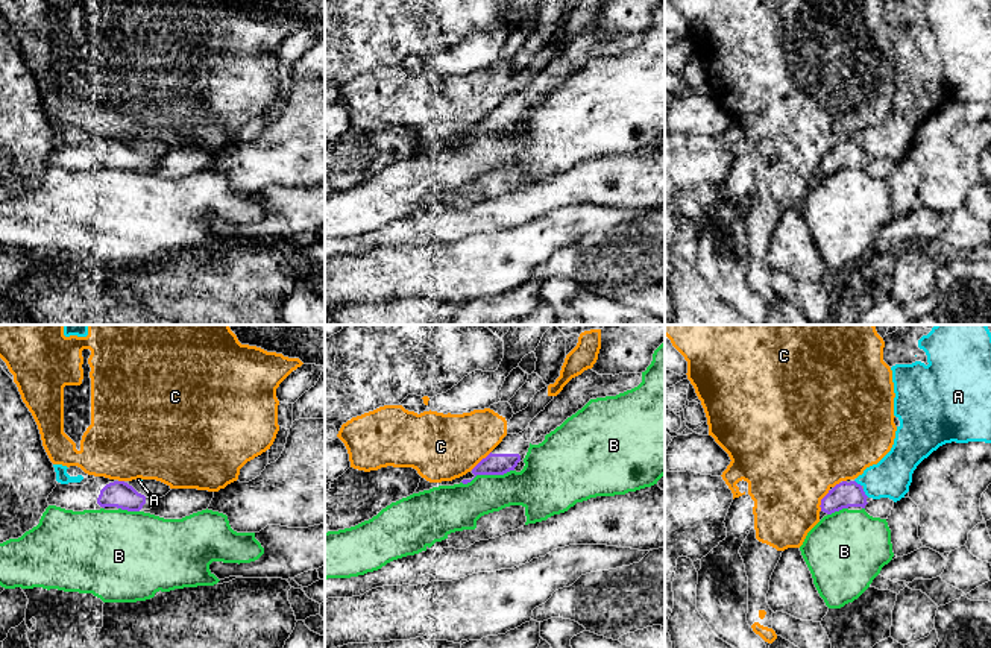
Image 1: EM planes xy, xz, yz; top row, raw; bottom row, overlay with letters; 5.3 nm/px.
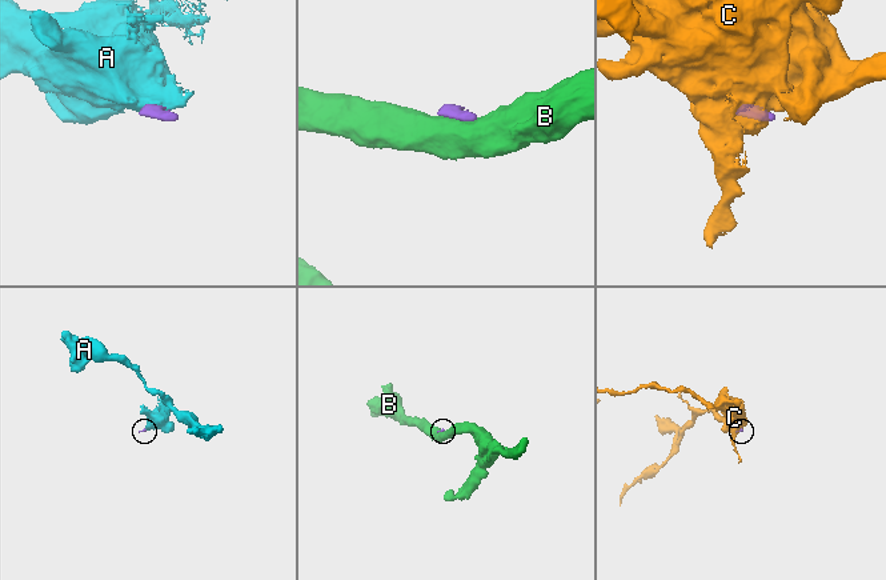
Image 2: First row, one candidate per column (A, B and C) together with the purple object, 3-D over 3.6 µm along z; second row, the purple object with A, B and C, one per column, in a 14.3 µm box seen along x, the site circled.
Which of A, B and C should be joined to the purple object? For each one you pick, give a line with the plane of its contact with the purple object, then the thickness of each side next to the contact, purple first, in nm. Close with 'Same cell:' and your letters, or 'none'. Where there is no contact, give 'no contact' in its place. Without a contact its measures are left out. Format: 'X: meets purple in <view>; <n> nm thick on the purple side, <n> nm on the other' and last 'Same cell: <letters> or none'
Same cell: none

